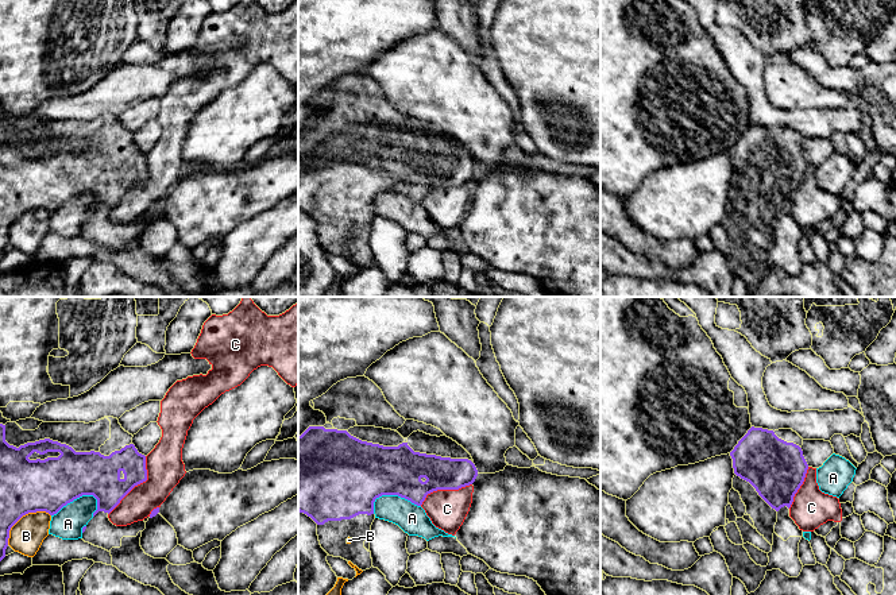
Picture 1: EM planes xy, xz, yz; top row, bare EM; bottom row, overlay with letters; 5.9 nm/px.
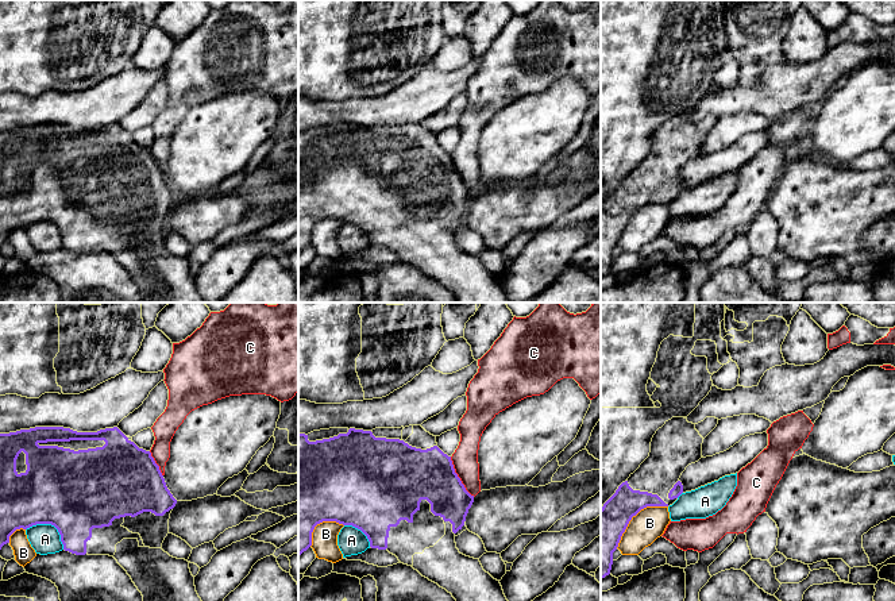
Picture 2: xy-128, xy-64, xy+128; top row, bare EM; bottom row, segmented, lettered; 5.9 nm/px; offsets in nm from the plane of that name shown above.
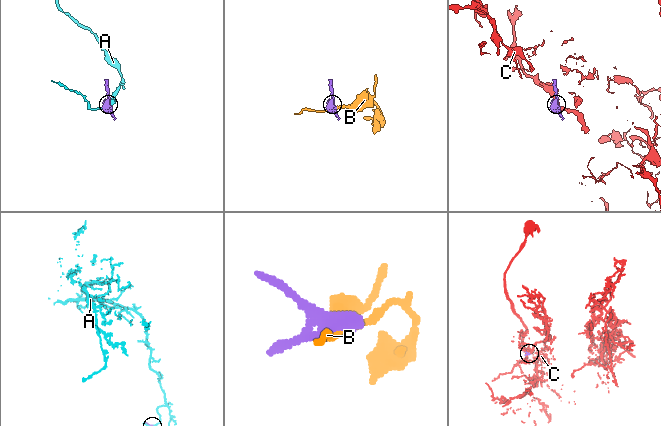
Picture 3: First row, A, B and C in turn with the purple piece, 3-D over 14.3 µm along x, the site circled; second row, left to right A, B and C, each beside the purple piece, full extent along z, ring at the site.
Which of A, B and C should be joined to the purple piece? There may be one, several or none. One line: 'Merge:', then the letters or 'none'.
Merge: none

